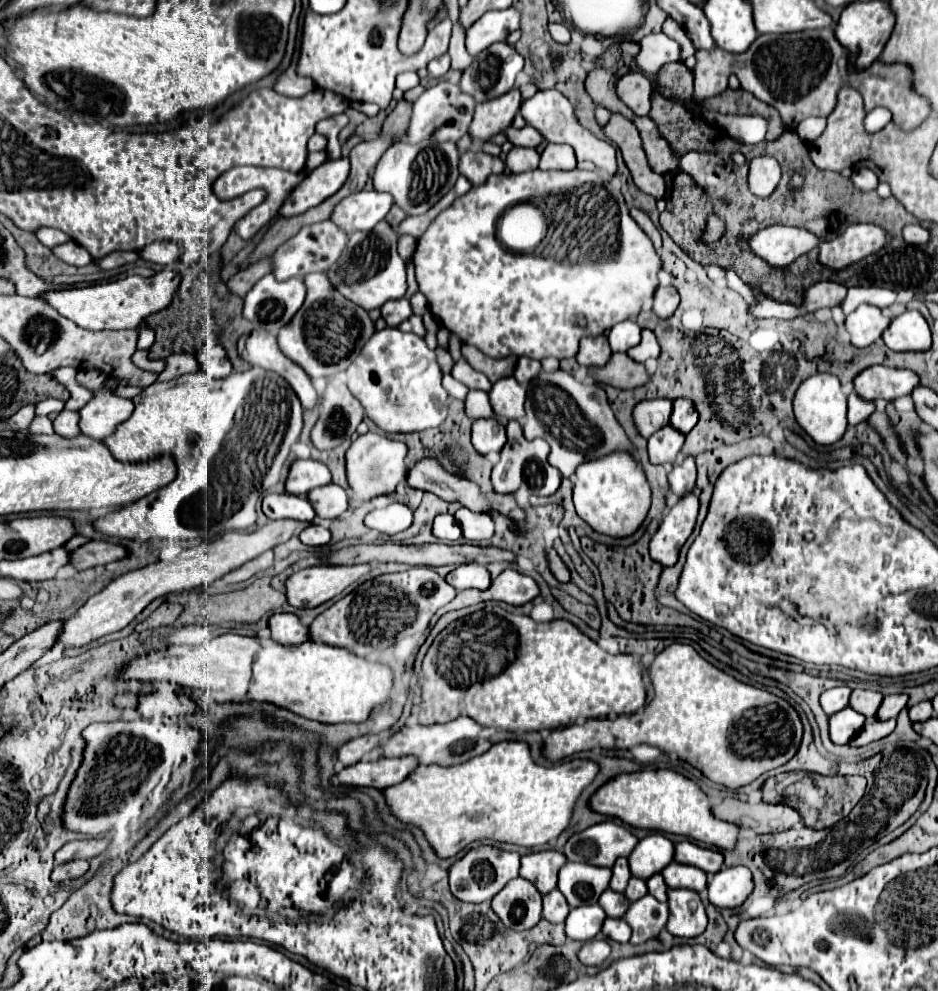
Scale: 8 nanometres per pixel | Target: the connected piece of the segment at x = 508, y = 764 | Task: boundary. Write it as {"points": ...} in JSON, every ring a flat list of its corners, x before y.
{"points":[[502,741,492,745,486,753,470,759,468,763,460,763,454,767,416,767,402,783,384,789,386,805,390,813,414,827,420,829,424,839,436,851,440,859,454,857,466,845,474,841,498,841,498,843,512,843,520,847,536,847,550,843,556,839,566,827,572,817,572,807,586,785,598,773,598,765,586,759,574,759,570,763,562,763,556,767,538,767,530,759,530,751,526,743,520,741]]}

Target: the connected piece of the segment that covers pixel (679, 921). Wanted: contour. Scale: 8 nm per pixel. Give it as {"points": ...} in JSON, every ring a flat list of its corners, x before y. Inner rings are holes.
{"points":[[686,889,668,891,670,917,666,929,676,937,698,937,706,929,706,911,700,895]]}

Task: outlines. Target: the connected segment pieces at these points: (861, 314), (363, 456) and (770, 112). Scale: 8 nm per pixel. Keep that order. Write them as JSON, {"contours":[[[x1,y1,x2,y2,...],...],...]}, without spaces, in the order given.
{"contours":[[[862,305,846,317,846,329,852,337,852,345,856,347,870,347,878,341,884,329,890,325,892,317,884,315,882,309,874,305]],[[378,433,360,435,346,451,346,477,348,477,348,487,352,491,350,509,354,499,370,501,374,497,392,493,408,473,408,467,404,461,406,453,408,453,408,447,402,441,394,441]],[[726,89,722,95,718,97,710,97,702,103,702,107,708,107,712,111,718,113,740,113,740,115,760,115,768,121,768,131,766,131,766,141,774,141,778,139,778,135,782,135,784,125,780,121,780,115,774,107,762,103,760,99,756,99,752,93,738,89]]]}

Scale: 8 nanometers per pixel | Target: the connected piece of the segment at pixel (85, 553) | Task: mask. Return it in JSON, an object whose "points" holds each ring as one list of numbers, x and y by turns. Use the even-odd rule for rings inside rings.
{"points":[[90,541,82,545,80,549,72,551,72,565,82,571,96,565,106,565,118,559,124,559,128,555,128,549,110,541]]}

